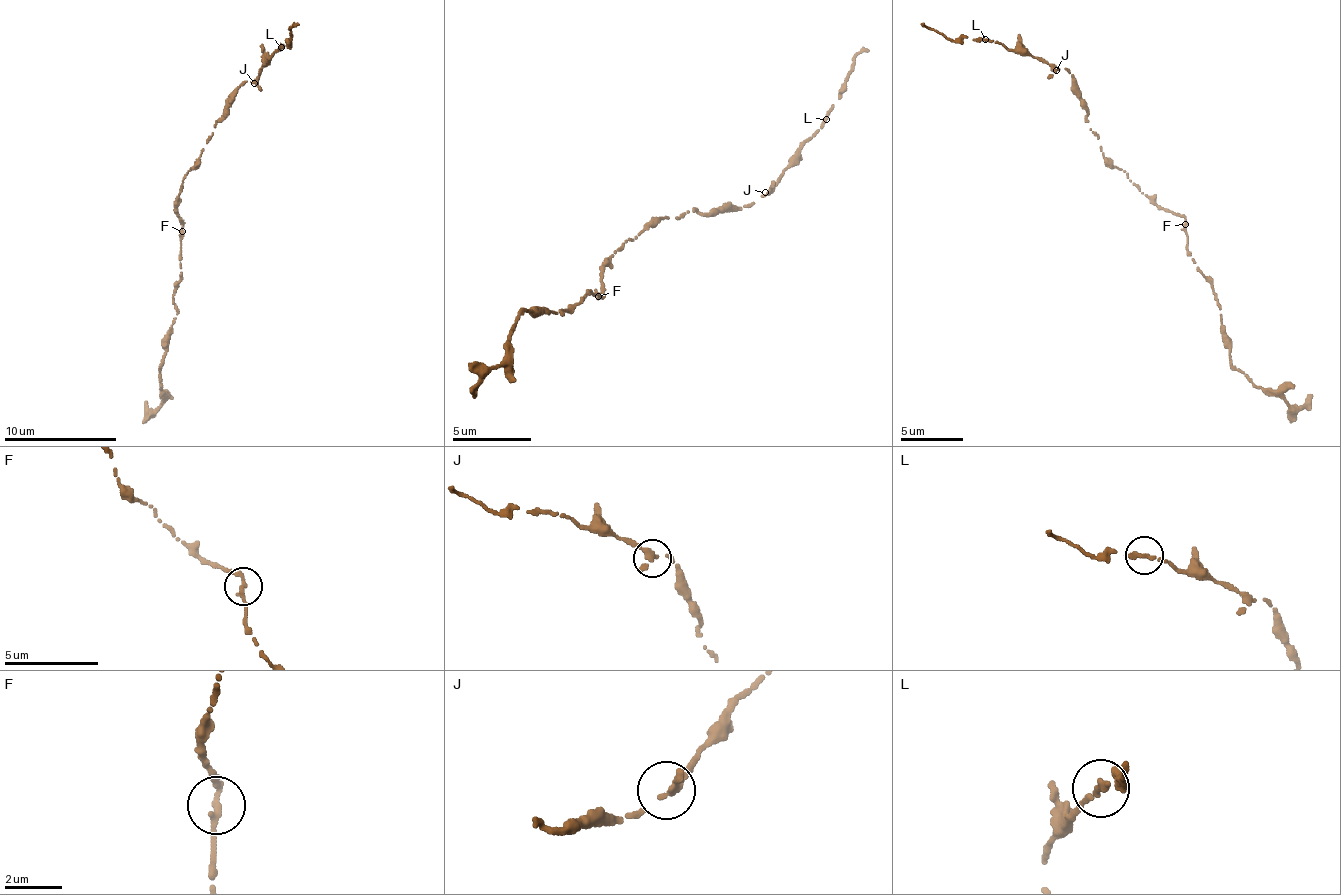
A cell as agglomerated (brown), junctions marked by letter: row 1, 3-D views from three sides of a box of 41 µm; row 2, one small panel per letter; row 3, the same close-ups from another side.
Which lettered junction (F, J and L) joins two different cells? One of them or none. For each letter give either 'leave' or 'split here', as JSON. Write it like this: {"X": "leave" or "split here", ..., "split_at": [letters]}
{"F": "leave", "J": "leave", "L": "leave", "split_at": []}

